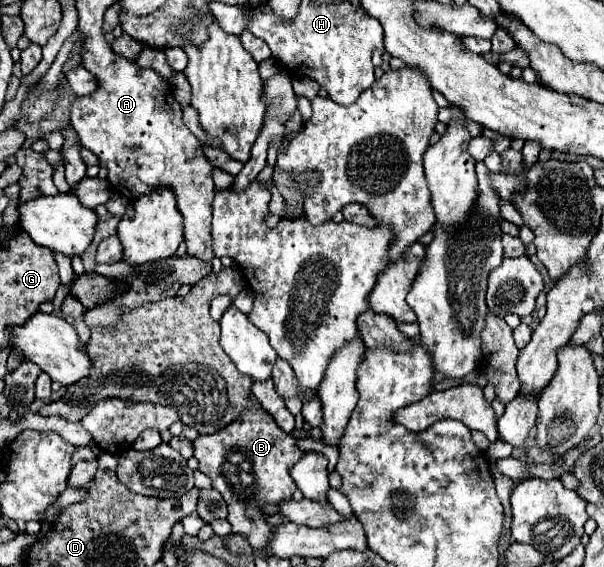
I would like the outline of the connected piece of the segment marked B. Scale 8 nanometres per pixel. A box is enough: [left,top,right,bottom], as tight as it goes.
[195,402,303,548]

